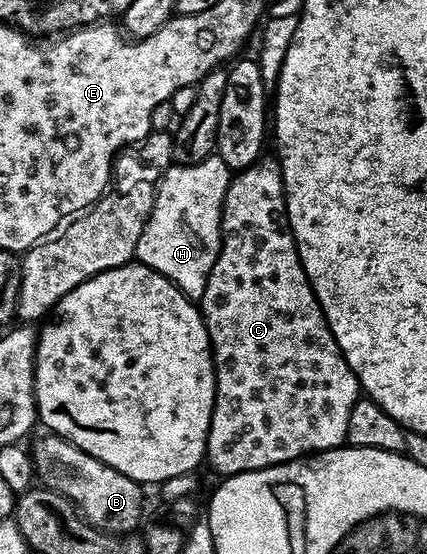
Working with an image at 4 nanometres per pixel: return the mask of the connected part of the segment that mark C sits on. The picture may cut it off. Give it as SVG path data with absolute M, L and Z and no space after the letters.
M258 160L245 170L236 171L229 179L227 196L223 200L221 209L221 251L207 276L207 288L199 300L201 318L205 322L209 337L209 347L213 349L213 370L217 374L211 424L205 445L205 458L221 473L221 476L262 470L284 462L295 462L298 458L312 456L322 450L336 450L346 445L347 420L351 417L351 408L357 403L359 397L355 372L341 355L339 344L327 324L323 308L299 260L297 245L289 227L289 213L285 207L285 185L281 179L280 165L276 161L265 161Z

